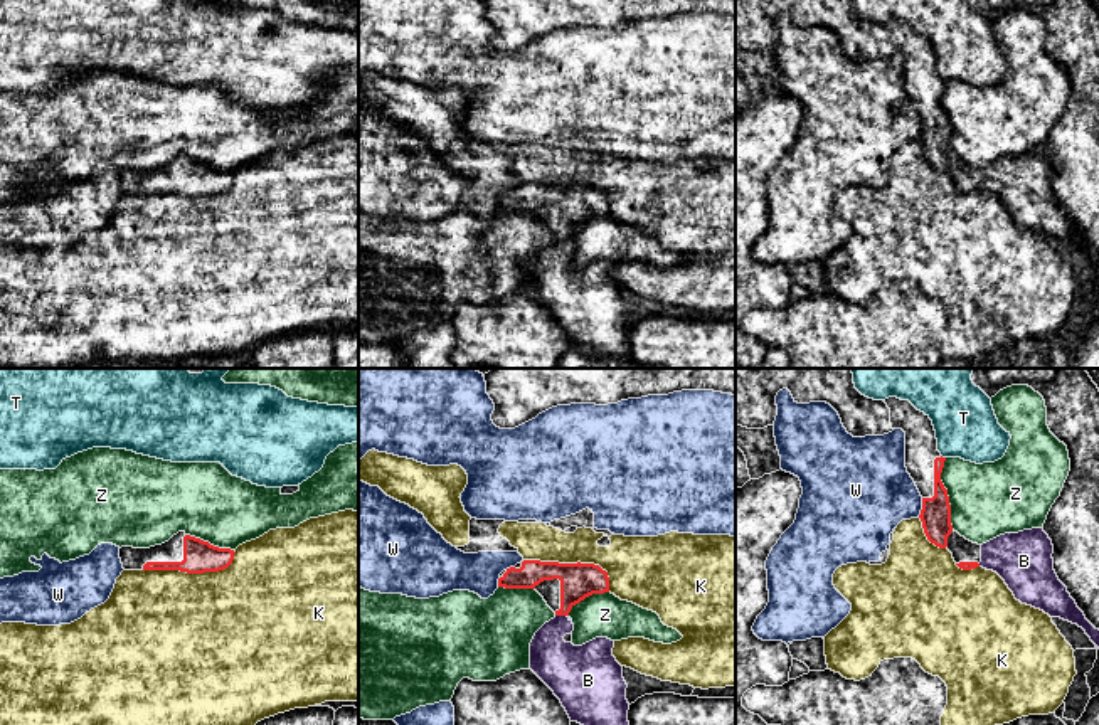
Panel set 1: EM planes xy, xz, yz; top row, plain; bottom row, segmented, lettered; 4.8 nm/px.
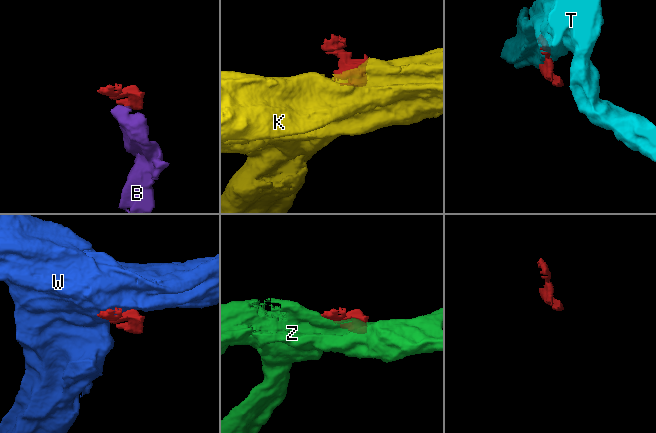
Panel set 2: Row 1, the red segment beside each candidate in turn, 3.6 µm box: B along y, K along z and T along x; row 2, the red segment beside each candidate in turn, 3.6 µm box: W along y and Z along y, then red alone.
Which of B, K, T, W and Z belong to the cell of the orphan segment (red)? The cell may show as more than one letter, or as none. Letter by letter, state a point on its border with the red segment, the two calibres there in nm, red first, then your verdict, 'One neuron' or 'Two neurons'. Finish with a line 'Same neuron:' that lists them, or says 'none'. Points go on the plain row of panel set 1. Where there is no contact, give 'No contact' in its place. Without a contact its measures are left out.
B: Touches red at xz (561, 238). Thickness 180 nm (red) against 240 nm. One neuron
K: Touches red at xz (574, 187). Thickness 180 nm (red) against 220 nm. Two neurons
T: Touches red at yz (941, 79). Thickness 120 nm (red) against 300 nm. Two neurons
W: Touches red at yz (923, 132). Thickness 140 nm (red) against 380 nm. Two neurons
Z: Touches red at yz (946, 116). Thickness 140 nm (red) against 360 nm. Two neurons
Same neuron: B

